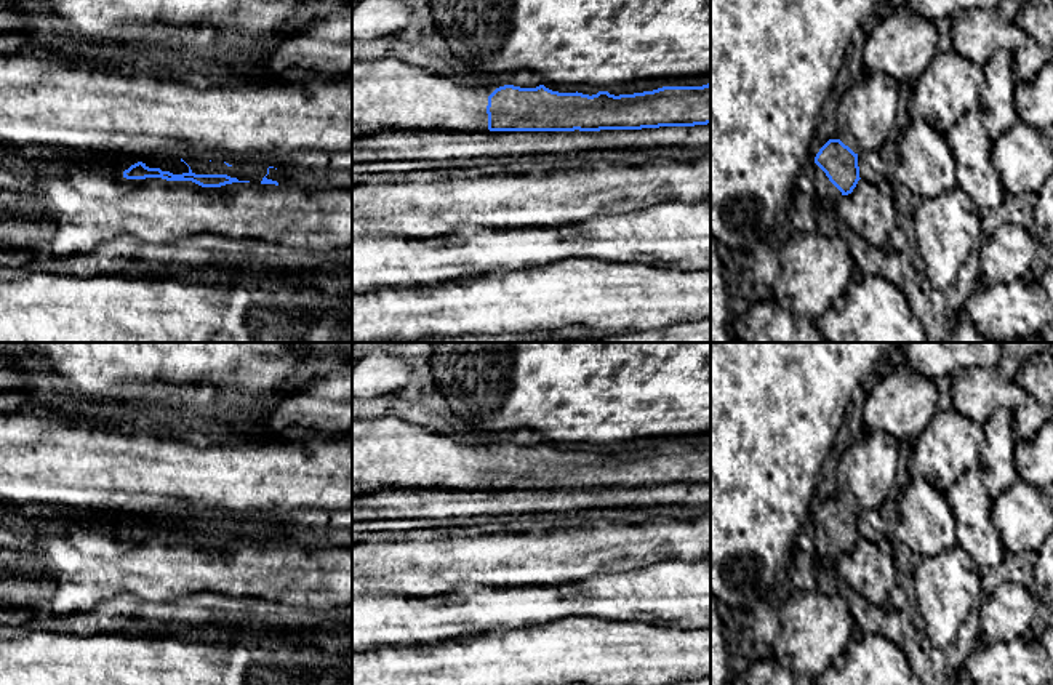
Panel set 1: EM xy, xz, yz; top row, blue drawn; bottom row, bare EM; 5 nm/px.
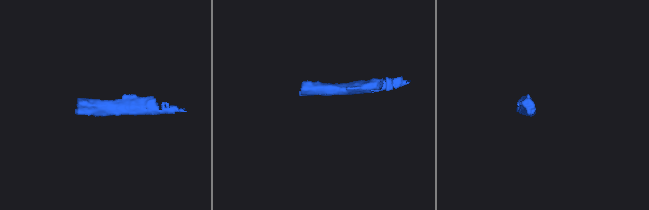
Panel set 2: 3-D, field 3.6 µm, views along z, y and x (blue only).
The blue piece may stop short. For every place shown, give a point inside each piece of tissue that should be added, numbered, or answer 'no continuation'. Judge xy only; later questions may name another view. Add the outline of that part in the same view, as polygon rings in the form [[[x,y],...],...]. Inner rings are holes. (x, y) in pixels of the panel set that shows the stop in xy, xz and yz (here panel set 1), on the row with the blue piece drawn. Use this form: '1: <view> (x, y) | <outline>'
1: xy (8, 159) | [[[10,146],[0,147],[0,168],[8,168],[21,176],[29,176],[34,170],[45,170],[61,178],[74,173],[74,171],[91,171],[98,174],[112,174],[115,178],[123,178],[123,171],[128,170],[131,163],[128,162],[93,162],[90,165],[78,165],[67,162],[64,158],[54,158],[50,162],[29,162],[11,150]]]

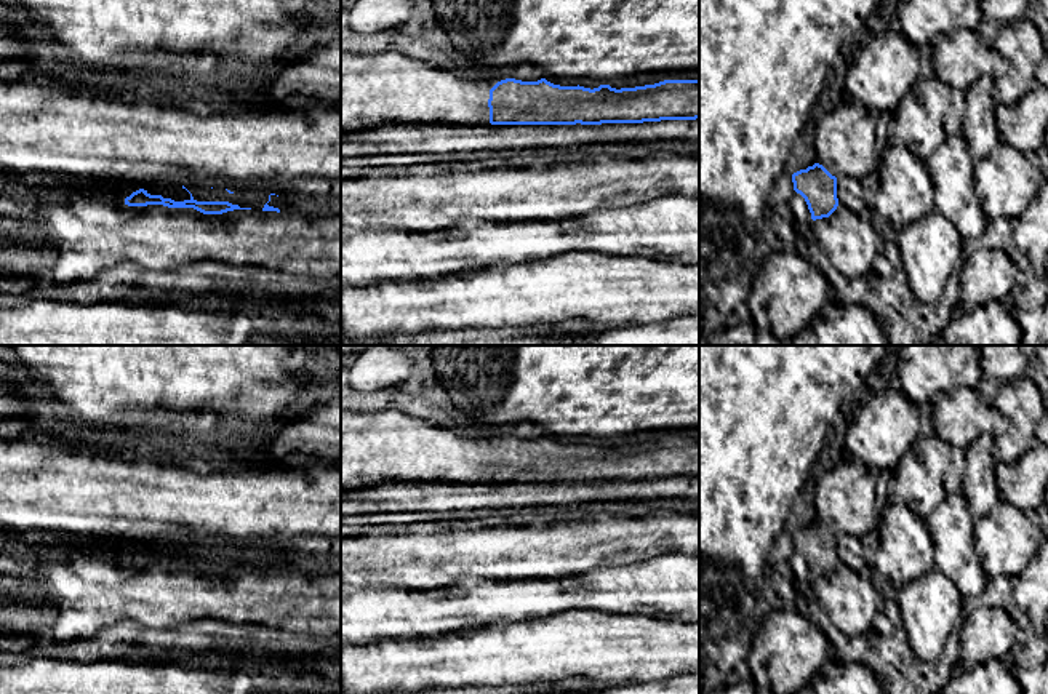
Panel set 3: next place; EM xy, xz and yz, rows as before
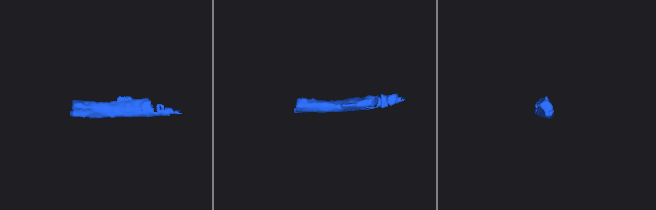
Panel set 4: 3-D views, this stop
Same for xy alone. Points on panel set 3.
1: xy (8, 186) | [[[11,173],[0,174],[0,195],[10,195],[22,203],[30,203],[35,197],[46,197],[62,205],[75,200],[75,198],[93,198],[99,201],[114,201],[117,205],[125,205],[125,198],[130,197],[133,190],[130,189],[94,189],[91,192],[80,192],[69,189],[66,185],[56,185],[51,189],[30,189],[13,177]]]

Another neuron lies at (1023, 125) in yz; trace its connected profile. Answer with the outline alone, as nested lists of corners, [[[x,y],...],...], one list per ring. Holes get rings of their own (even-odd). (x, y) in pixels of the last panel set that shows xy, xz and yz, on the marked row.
[[[1034,86],[1013,106],[995,106],[998,141],[1021,154],[1037,152],[1048,126],[1048,90]]]

